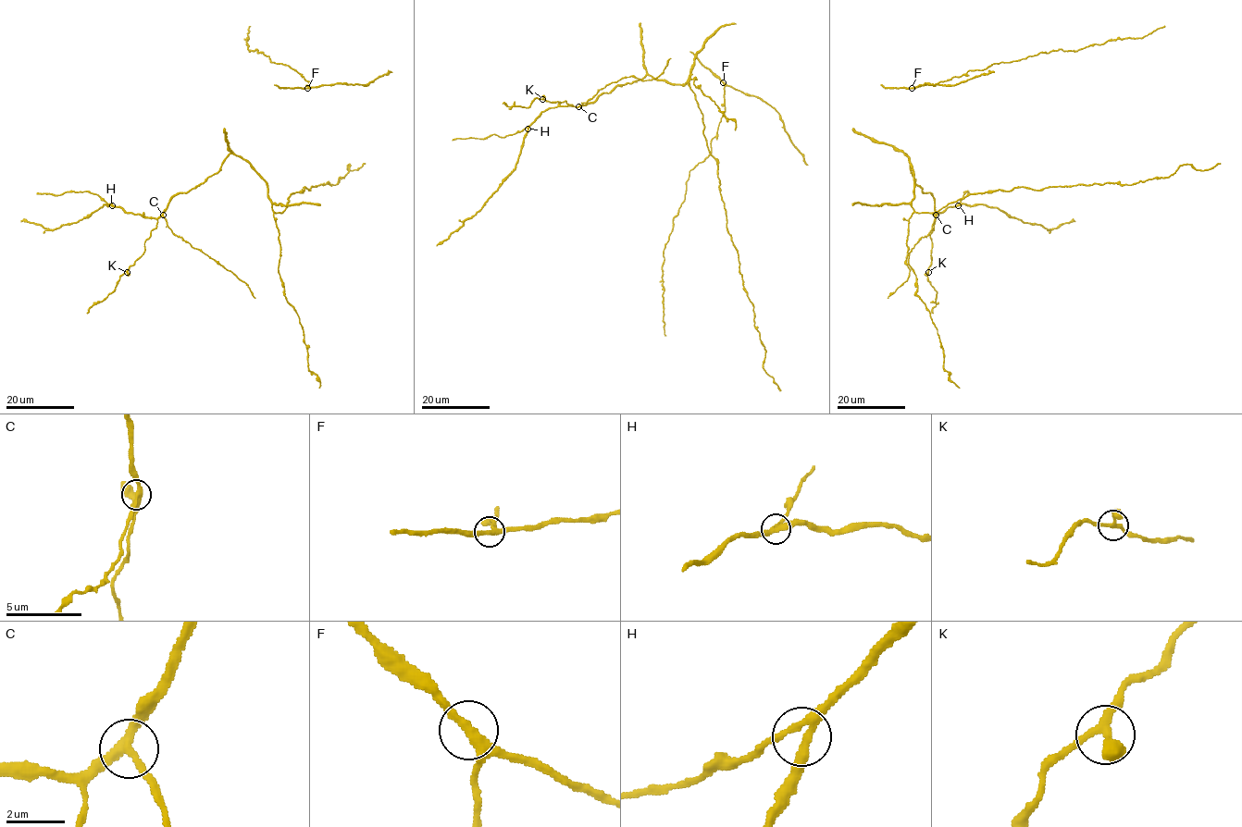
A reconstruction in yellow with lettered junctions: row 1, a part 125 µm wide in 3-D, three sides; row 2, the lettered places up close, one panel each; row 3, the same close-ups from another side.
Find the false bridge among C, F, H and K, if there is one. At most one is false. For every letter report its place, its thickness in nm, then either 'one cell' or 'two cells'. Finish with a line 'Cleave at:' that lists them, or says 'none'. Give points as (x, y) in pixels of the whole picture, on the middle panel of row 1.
C: place (578, 106); calibre 260 nm; two cells
F: place (723, 82); calibre 280 nm; one cell
H: place (527, 129); calibre 280 nm; one cell
K: place (542, 99); calibre 280 nm; one cell
Cleave at: C

